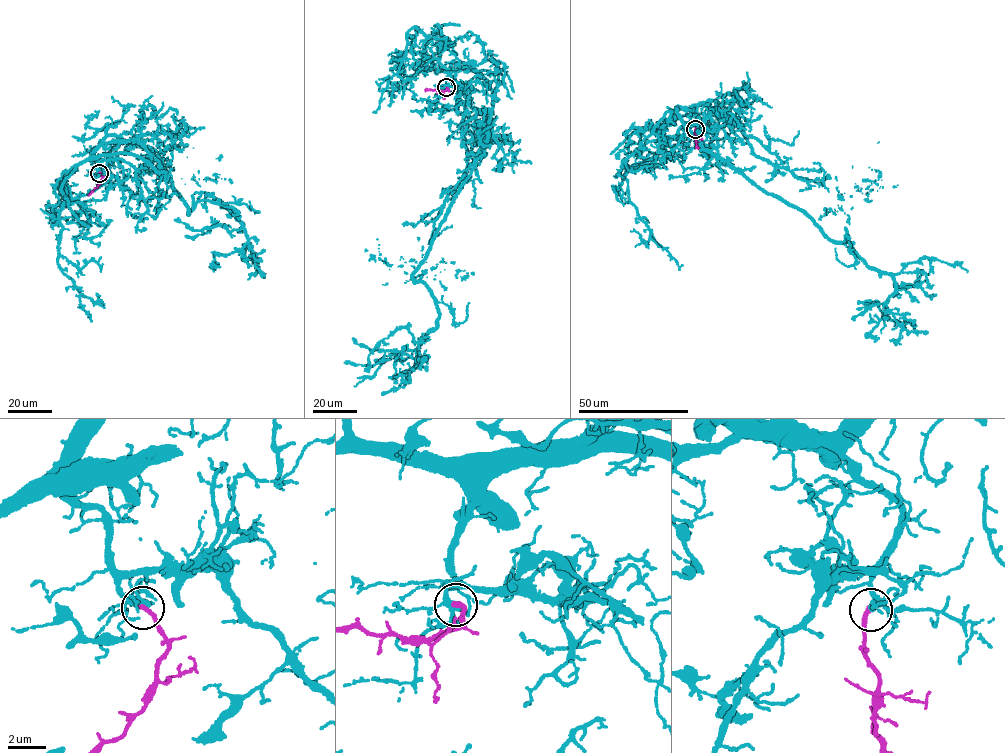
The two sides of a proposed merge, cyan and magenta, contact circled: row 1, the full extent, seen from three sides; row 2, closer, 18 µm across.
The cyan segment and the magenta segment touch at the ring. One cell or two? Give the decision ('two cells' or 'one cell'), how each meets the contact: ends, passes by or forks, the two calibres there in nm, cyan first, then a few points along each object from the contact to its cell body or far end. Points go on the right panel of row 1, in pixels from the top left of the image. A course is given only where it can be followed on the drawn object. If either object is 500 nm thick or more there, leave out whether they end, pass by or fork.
one cell; cyan forks there; magenta ends there; 280 nm thick on the cyan side, 260 nm on the other; cyan runs (695, 128), (698, 116), (675, 108), (706, 150), (891, 275), (888, 301), (863, 302), (913, 328); magenta runs (695, 128), (698, 148)

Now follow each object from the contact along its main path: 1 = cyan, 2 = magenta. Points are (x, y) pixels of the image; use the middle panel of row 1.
1: (446, 87), (478, 73), (493, 108), (412, 276), (436, 328), (416, 358), (400, 326), (365, 369)
2: (446, 87), (442, 92), (424, 90)

